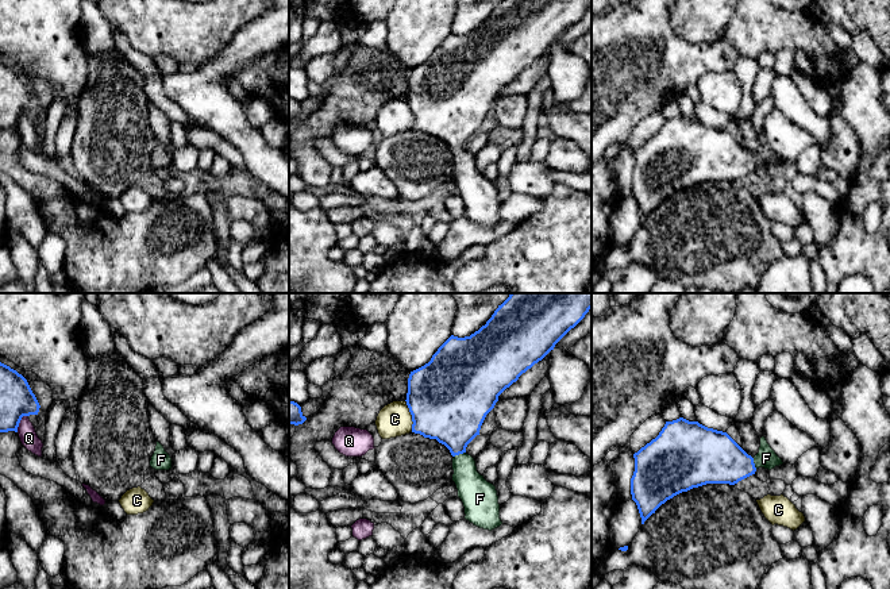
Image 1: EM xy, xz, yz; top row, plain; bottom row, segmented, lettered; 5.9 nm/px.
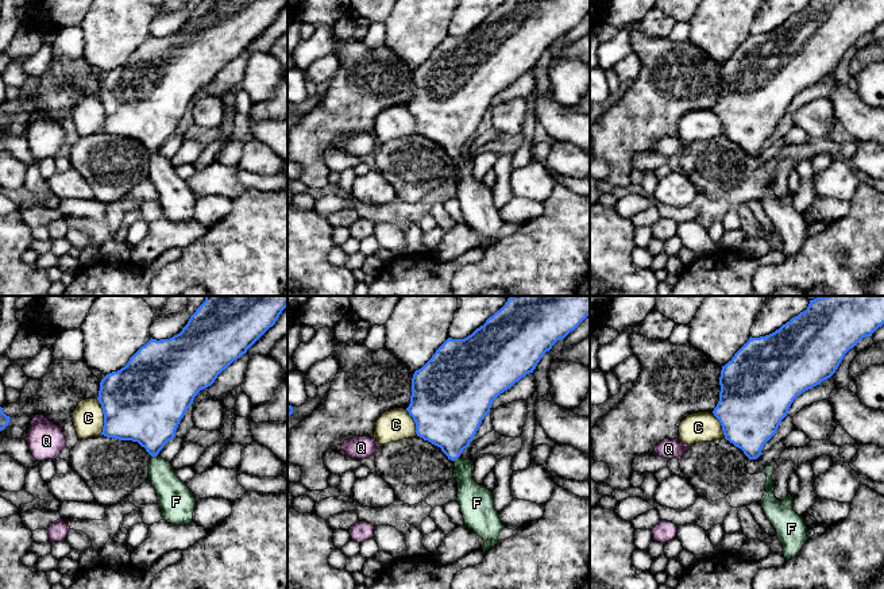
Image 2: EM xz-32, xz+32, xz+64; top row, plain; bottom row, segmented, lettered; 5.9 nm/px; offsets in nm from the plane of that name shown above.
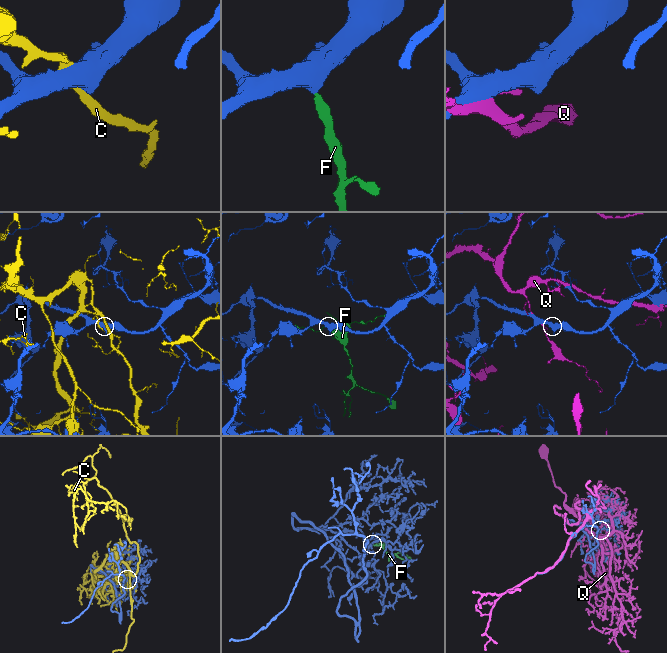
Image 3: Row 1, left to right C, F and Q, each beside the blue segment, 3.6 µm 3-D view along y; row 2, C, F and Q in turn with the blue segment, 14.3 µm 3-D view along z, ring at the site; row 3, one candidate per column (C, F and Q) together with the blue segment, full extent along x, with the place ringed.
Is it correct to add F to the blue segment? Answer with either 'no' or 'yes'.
yes

